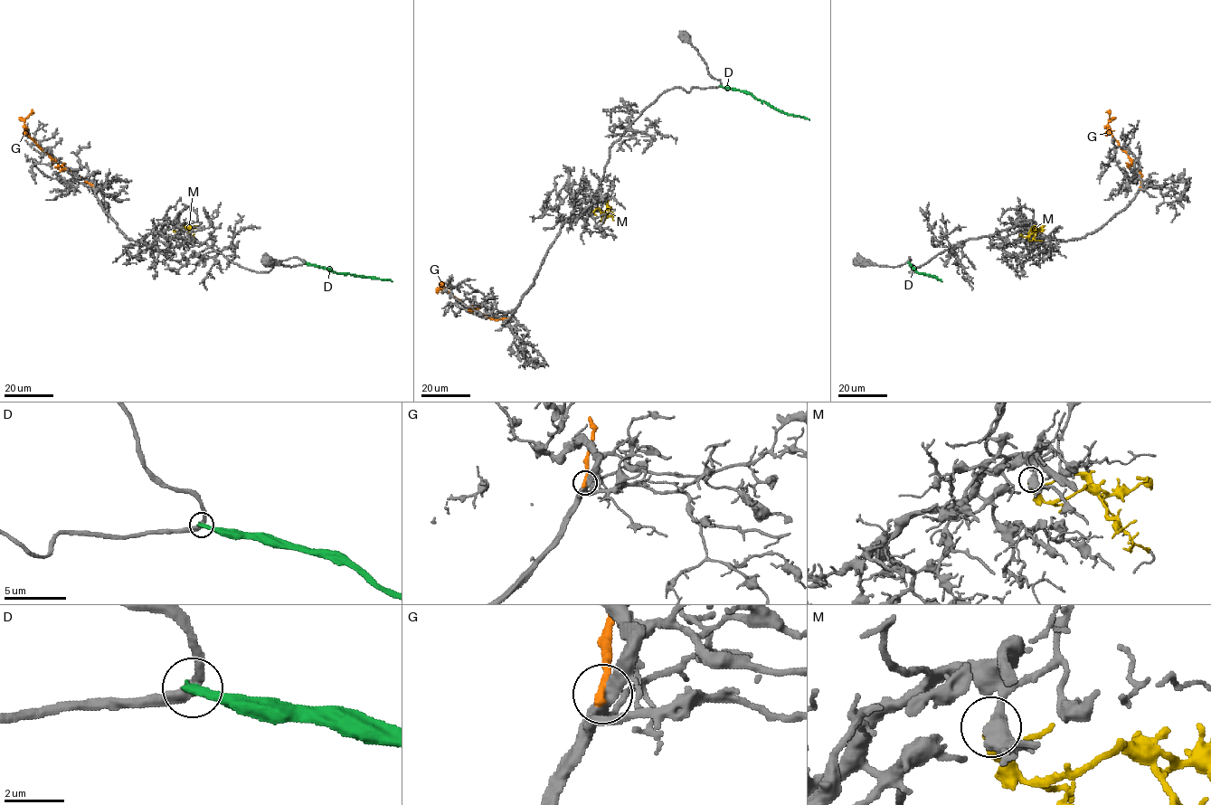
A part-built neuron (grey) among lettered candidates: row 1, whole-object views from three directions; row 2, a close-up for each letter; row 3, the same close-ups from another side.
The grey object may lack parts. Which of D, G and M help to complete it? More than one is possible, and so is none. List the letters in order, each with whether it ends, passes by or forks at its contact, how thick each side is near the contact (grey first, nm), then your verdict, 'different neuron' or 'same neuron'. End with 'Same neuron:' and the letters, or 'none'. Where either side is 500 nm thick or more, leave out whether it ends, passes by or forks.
D: it ends there; 320 nm thick on the grey side, 400 nm on the other; different neuron
G: it ends there; 400 nm thick on the grey side, 340 nm on the other; different neuron
M: it ends there; 400 nm thick on the grey side, 380 nm on the other; same neuron
Same neuron: M

